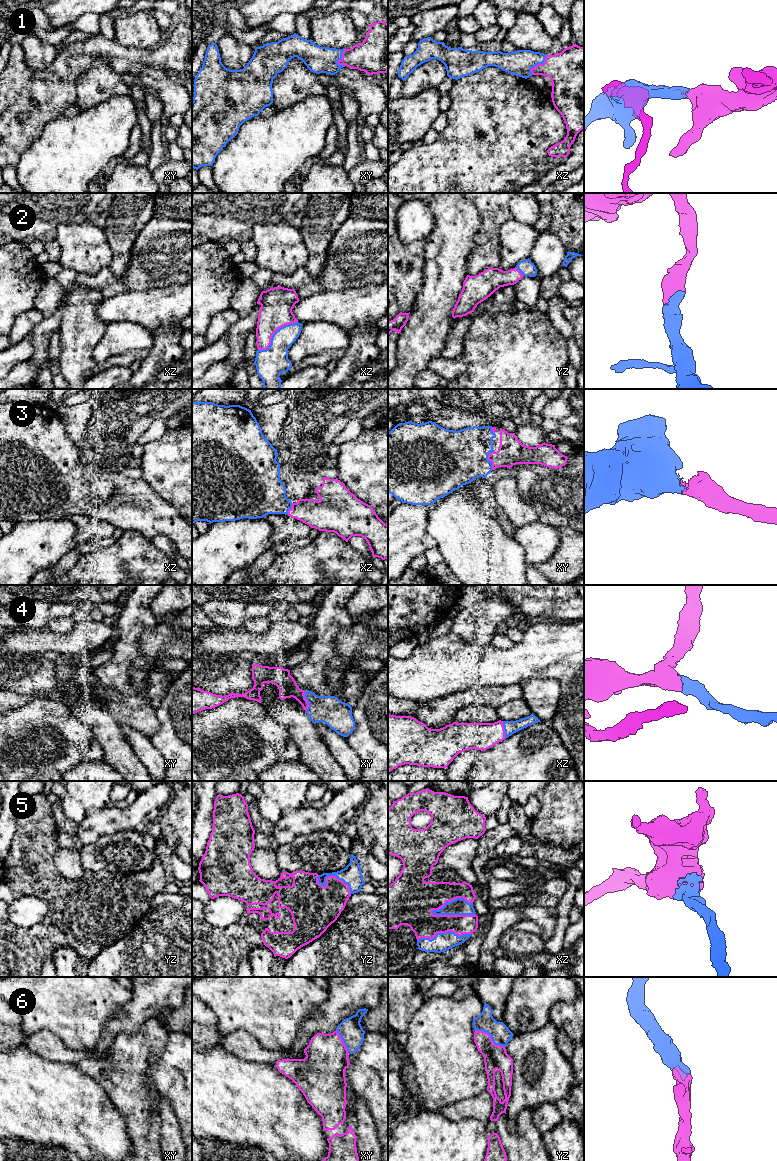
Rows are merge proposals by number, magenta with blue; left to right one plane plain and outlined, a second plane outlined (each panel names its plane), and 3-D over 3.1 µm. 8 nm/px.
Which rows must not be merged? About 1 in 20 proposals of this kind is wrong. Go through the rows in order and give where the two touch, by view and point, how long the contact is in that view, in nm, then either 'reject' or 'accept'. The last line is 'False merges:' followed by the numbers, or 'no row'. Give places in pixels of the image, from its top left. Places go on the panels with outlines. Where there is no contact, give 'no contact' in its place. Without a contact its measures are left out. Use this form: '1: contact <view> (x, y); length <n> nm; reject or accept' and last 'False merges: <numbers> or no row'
1: contact xz (538, 64); length 200 nm; accept
2: contact xz (274, 332); length 400 nm; accept
3: contact xy (489, 460); length 150 nm; accept
4: contact xy (306, 701); length 170 nm; accept
5: contact xz (453, 915); length 360 nm; accept
6: contact yz (490, 1037); length 280 nm; accept
False merges: no row

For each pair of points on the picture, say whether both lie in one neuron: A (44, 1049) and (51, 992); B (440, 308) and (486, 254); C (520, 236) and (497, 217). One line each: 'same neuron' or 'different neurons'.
A: different neurons
B: different neurons
C: different neurons

